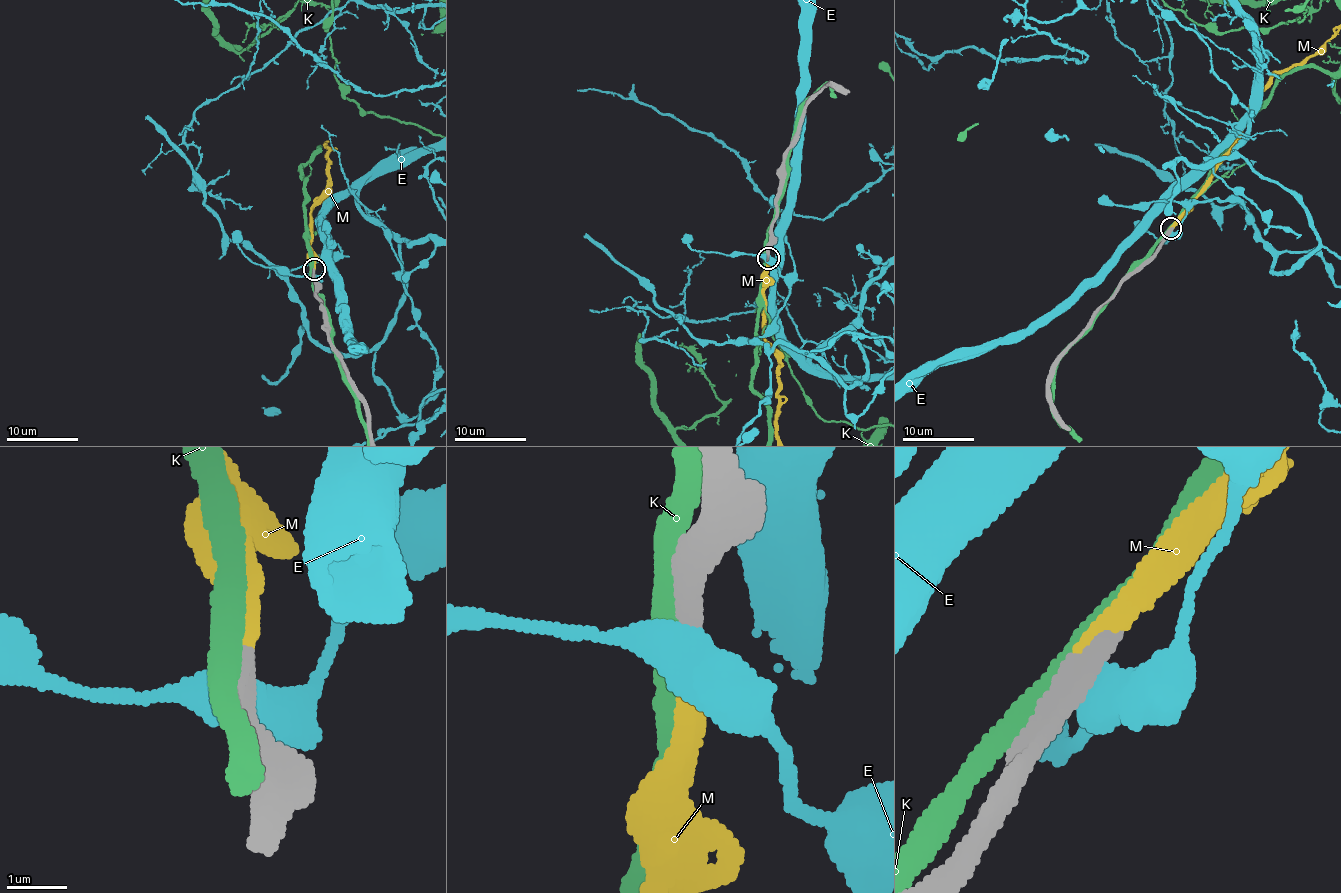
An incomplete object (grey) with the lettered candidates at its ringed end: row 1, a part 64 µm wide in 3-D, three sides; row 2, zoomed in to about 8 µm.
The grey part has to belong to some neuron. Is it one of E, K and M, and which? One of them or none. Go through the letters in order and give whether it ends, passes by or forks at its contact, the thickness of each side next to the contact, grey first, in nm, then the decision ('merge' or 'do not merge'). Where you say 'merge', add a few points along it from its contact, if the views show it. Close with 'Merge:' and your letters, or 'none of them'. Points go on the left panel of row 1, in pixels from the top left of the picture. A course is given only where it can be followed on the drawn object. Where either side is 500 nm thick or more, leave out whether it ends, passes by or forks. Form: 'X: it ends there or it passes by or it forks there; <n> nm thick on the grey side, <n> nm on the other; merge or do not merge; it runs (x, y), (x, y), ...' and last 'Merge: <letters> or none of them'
E: 480 nm thick on the grey side, 600 nm on the other; do not merge
K: 500 nm thick on the grey side, 420 nm on the other; do not merge
M: it ends there; 400 nm thick on the grey side, 340 nm on the other; merge
Merge: M

